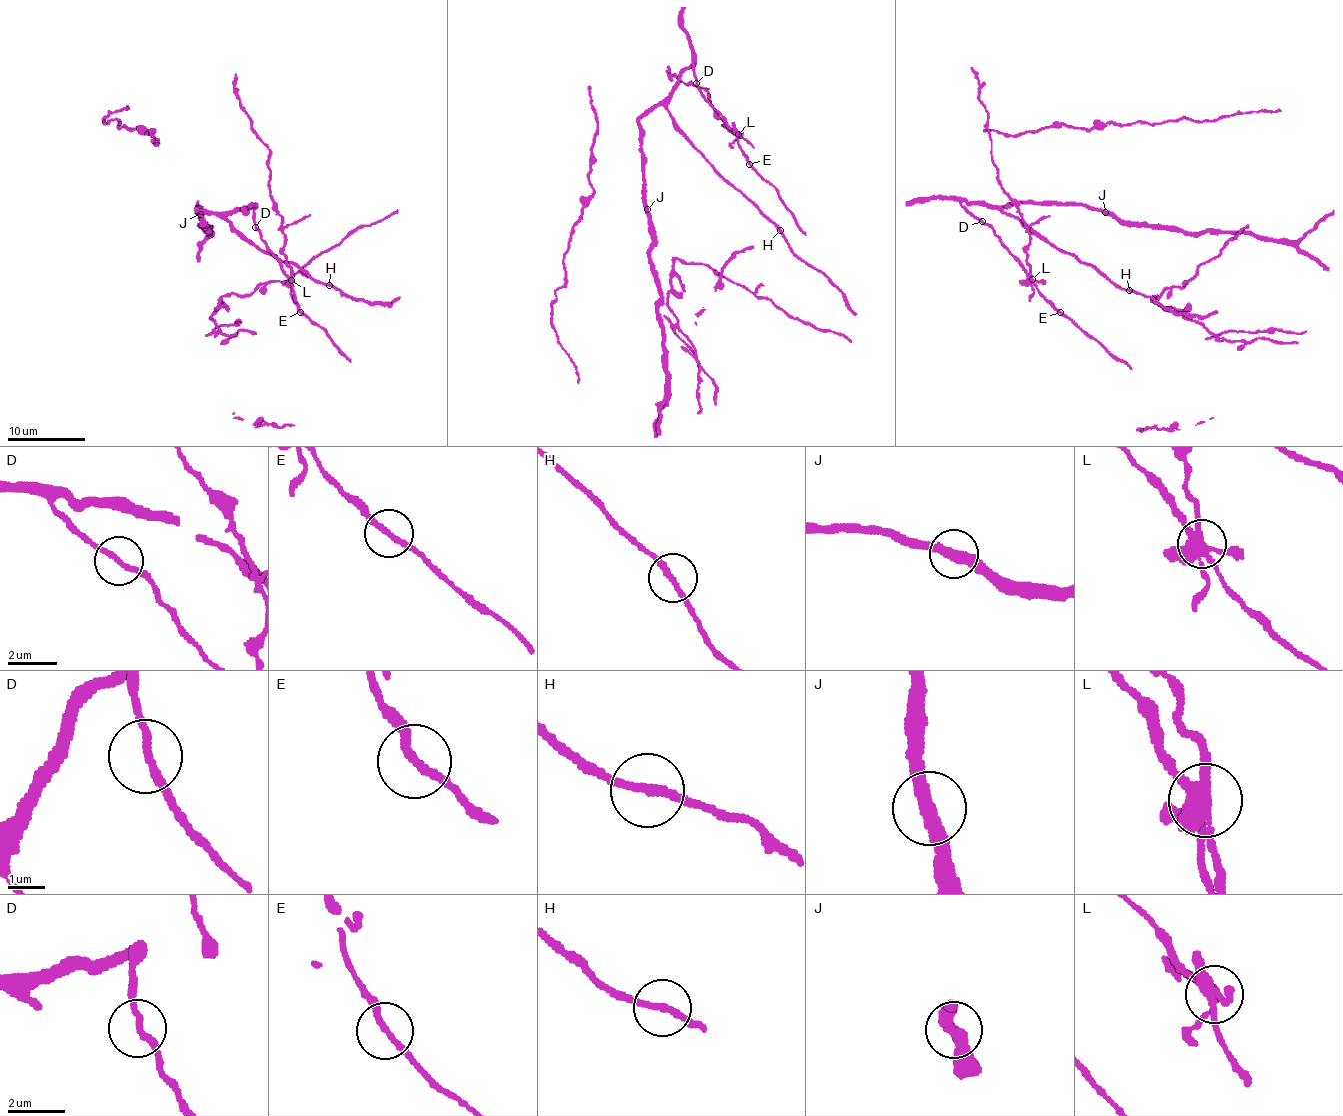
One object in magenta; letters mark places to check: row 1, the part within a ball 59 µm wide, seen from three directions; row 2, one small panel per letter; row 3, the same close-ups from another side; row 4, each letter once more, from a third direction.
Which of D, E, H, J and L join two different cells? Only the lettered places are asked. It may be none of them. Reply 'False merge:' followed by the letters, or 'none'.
False merge: H, J, L

